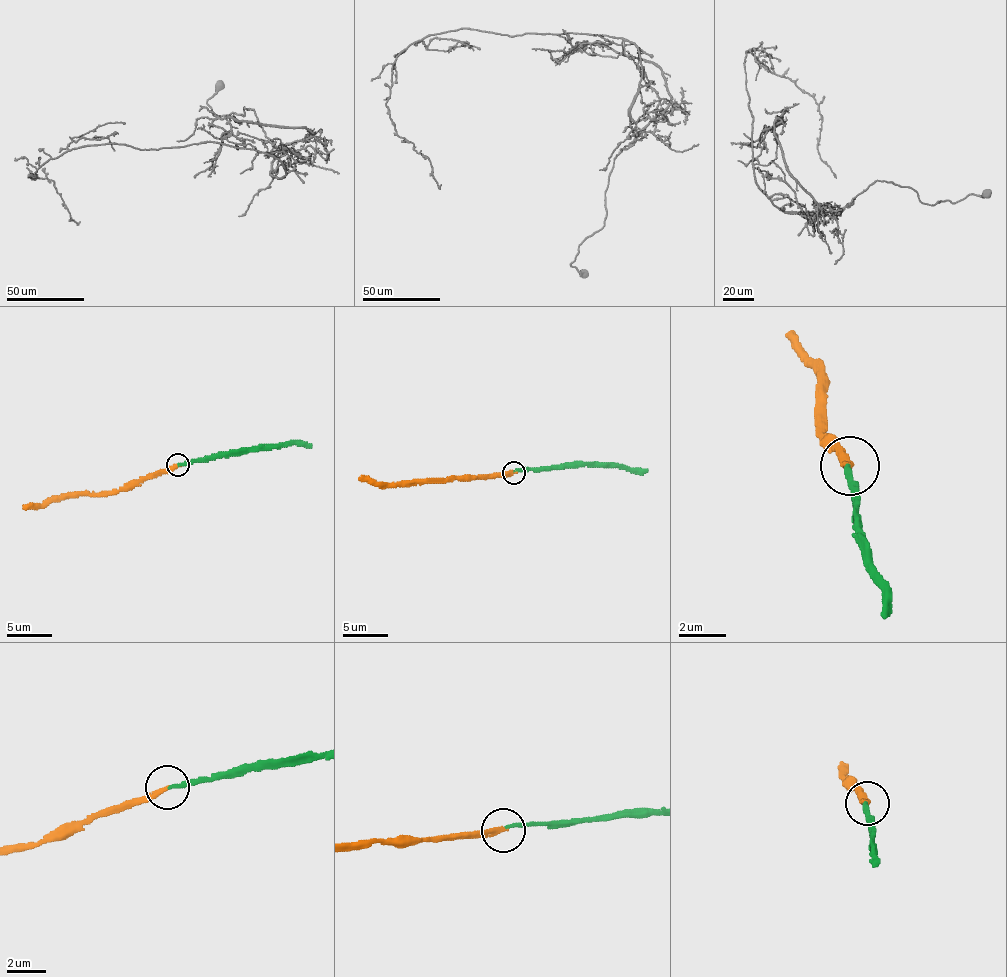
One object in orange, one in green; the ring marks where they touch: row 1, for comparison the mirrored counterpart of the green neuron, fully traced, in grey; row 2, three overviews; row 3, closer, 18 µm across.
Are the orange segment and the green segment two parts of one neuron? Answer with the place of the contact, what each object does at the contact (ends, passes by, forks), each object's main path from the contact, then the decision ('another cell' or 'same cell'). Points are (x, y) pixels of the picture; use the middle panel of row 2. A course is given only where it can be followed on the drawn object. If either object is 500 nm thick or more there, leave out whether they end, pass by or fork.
place (513, 472); orange ends; green ends; course orange (514, 472), (384, 484), (359, 477); course green (514, 472), (586, 465), (622, 465), (647, 471); same cell

